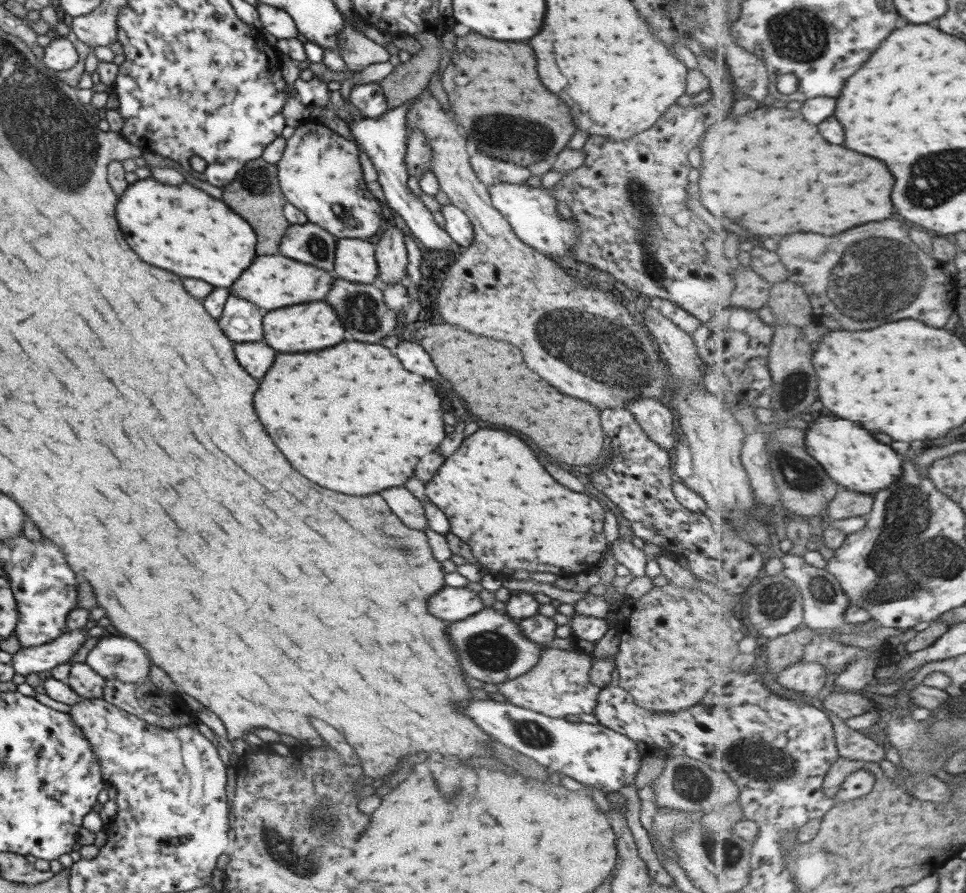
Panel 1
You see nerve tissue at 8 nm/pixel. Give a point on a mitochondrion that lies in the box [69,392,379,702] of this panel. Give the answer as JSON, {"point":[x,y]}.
{"point":[116,662]}

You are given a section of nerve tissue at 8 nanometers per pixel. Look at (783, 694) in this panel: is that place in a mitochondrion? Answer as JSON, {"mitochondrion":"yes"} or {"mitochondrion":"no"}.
{"mitochondrion":"no"}

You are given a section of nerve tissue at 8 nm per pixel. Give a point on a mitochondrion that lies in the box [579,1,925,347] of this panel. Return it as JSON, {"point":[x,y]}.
{"point":[798,35]}

